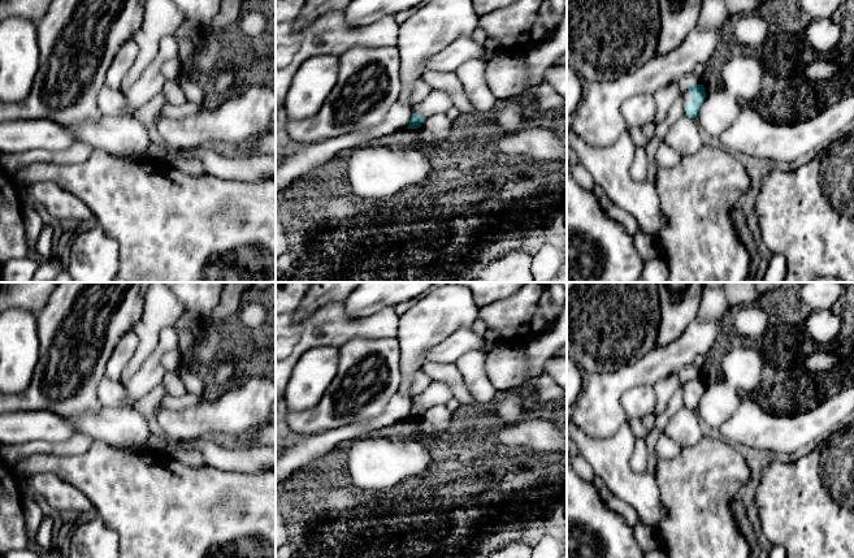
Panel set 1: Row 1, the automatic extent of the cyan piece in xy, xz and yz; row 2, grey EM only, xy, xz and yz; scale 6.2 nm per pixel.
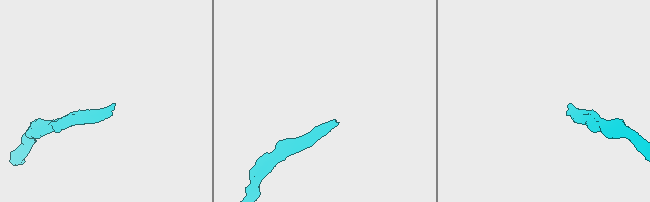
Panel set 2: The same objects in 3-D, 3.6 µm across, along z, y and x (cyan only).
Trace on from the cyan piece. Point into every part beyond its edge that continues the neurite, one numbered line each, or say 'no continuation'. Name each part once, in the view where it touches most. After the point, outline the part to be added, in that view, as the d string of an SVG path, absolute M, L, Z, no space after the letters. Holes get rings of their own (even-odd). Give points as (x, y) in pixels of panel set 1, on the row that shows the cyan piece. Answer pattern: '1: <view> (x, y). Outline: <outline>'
1: yz (684, 92). Outline: M682 86L680 95L684 99L684 112L686 113L685 107L692 103L693 98L689 95L689 88L688 86Z

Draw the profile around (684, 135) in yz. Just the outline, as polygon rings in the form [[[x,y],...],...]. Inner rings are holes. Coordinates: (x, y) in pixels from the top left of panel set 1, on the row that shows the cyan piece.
[[[688,116],[679,118],[668,129],[662,142],[675,148],[681,156],[693,155],[703,146],[701,127],[695,118]]]

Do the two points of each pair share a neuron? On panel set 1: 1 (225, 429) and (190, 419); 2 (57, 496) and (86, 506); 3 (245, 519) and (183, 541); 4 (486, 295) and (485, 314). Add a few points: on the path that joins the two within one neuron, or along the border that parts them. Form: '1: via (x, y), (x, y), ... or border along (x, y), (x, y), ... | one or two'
1: via (216, 420), (199, 420) | one
2: via (64, 497), (79, 504) | one
3: via (229, 535), (222, 541), (199, 541) | one
4: border along (511, 295), (484, 305), (480, 308) | two

